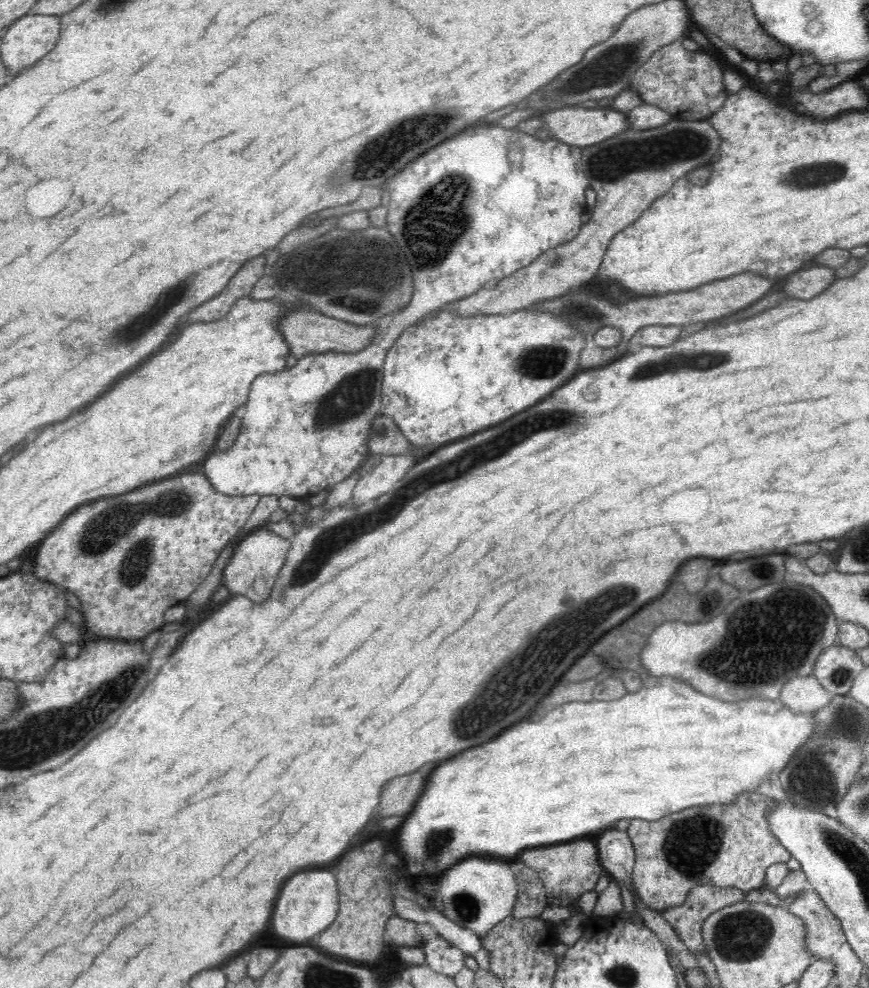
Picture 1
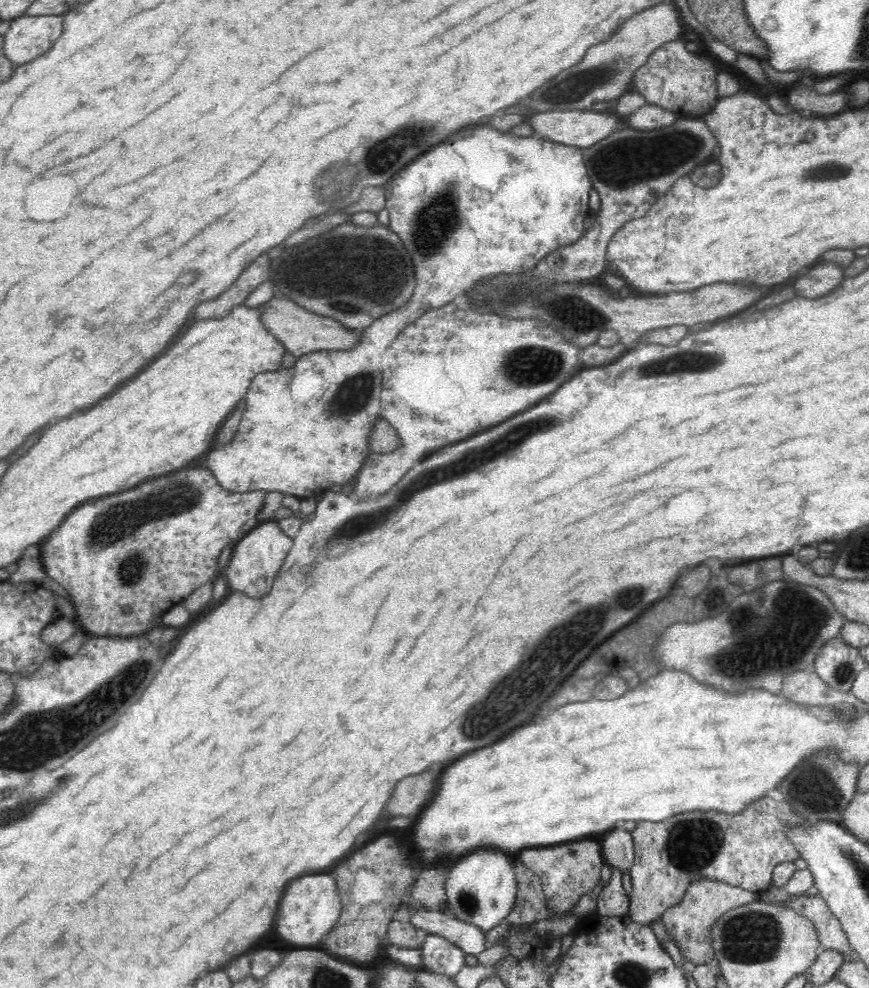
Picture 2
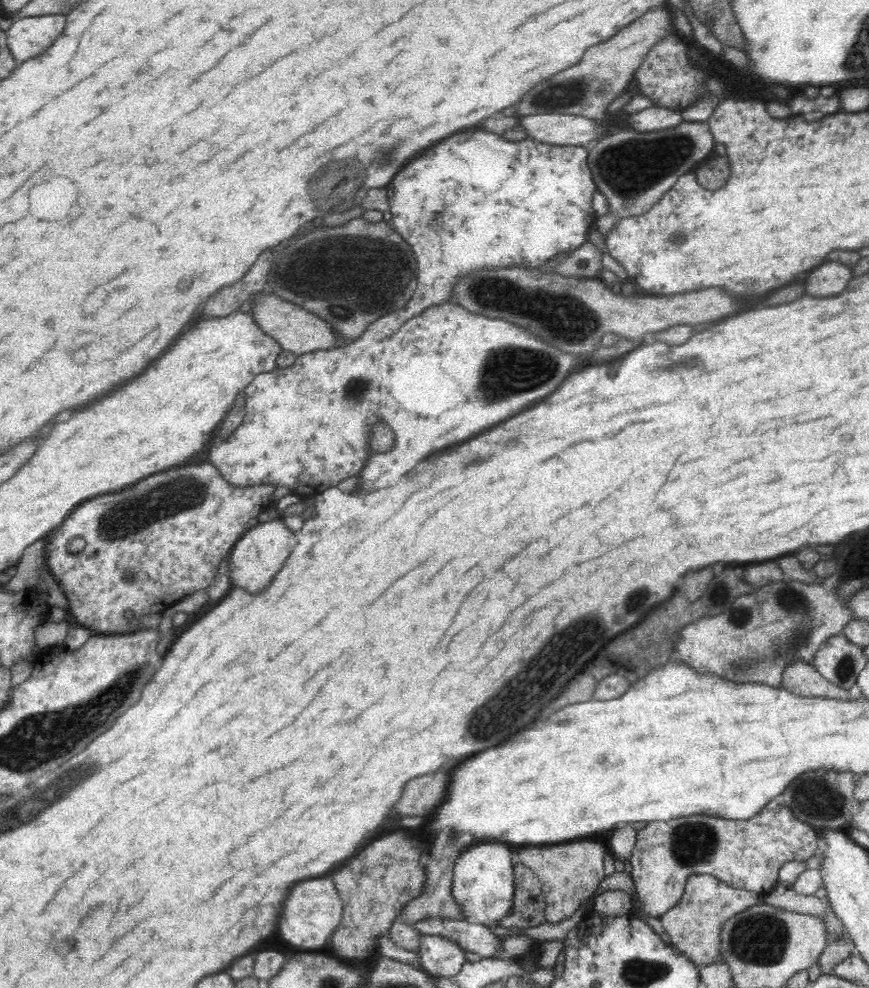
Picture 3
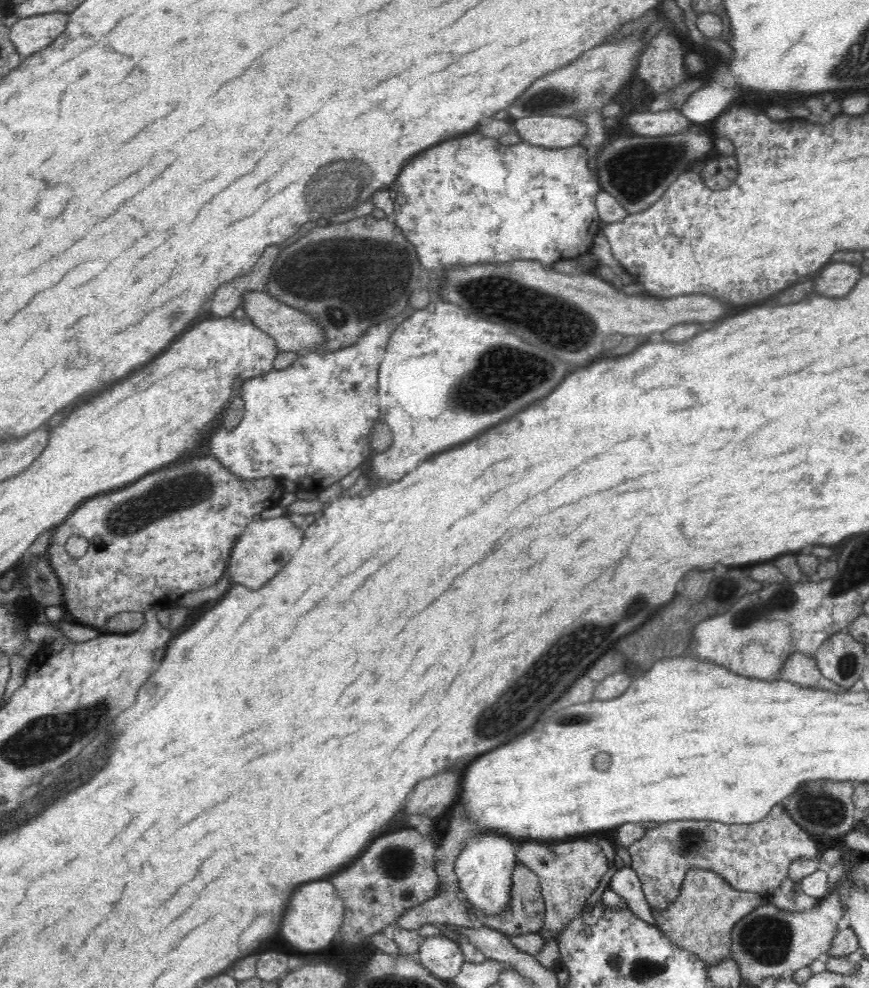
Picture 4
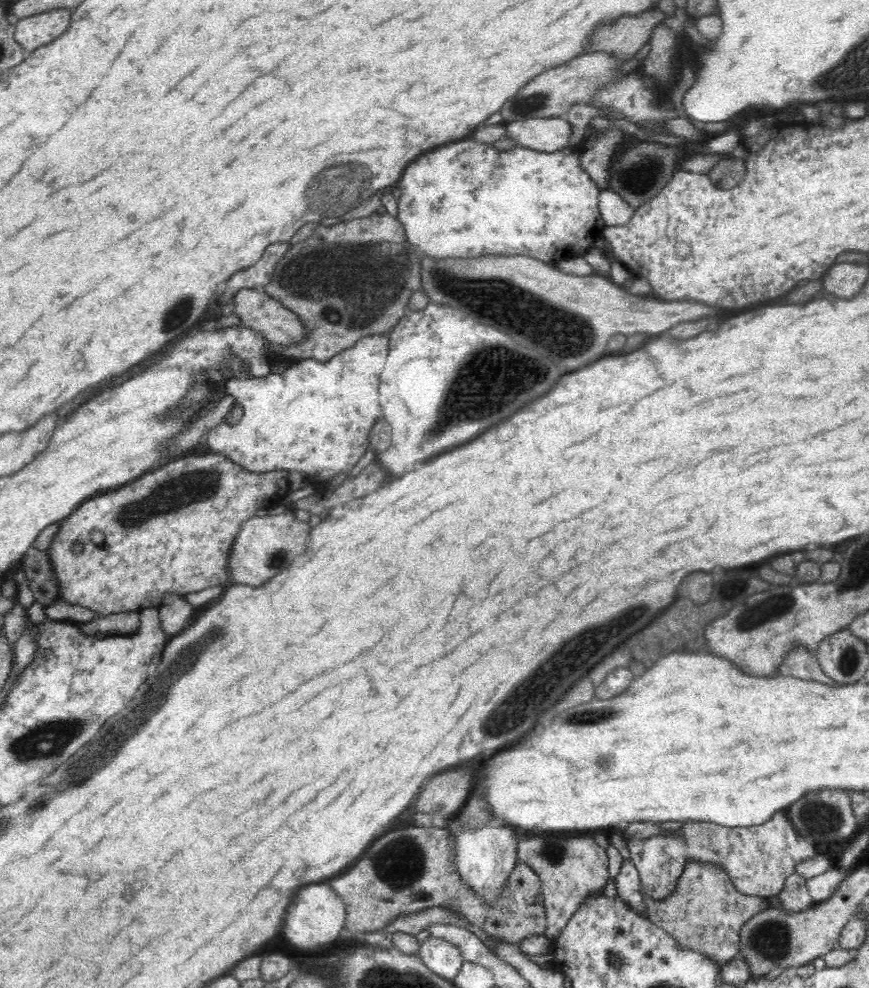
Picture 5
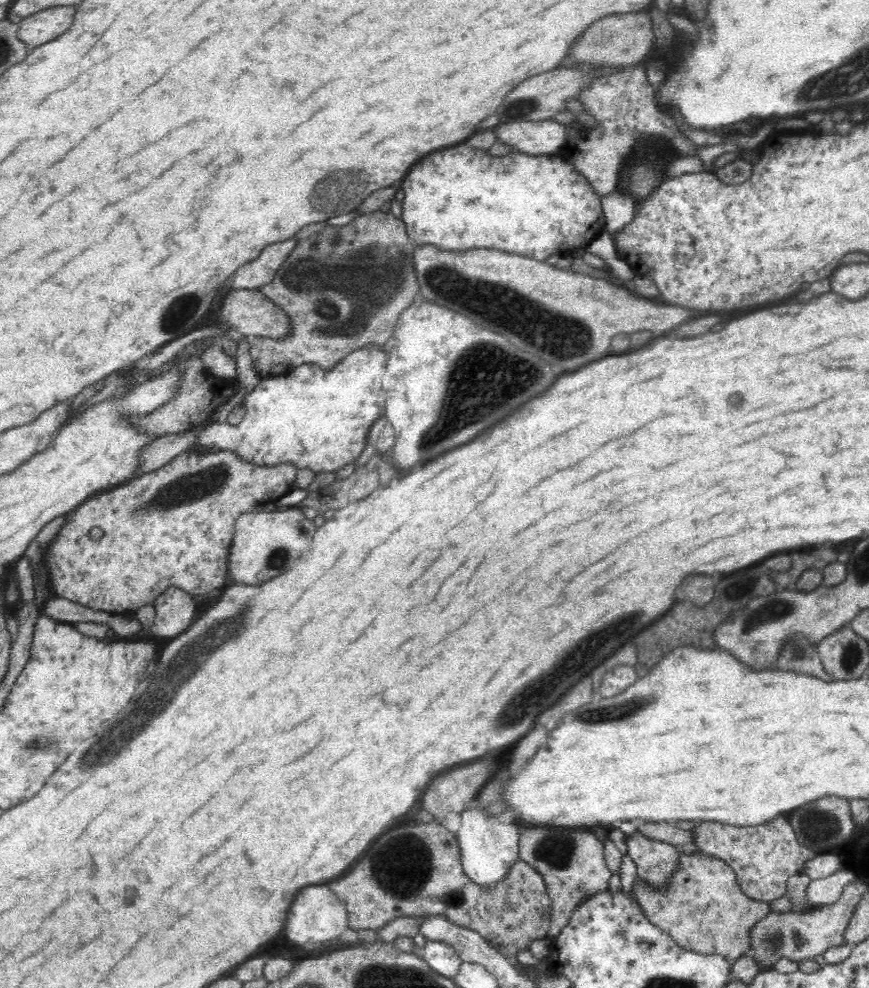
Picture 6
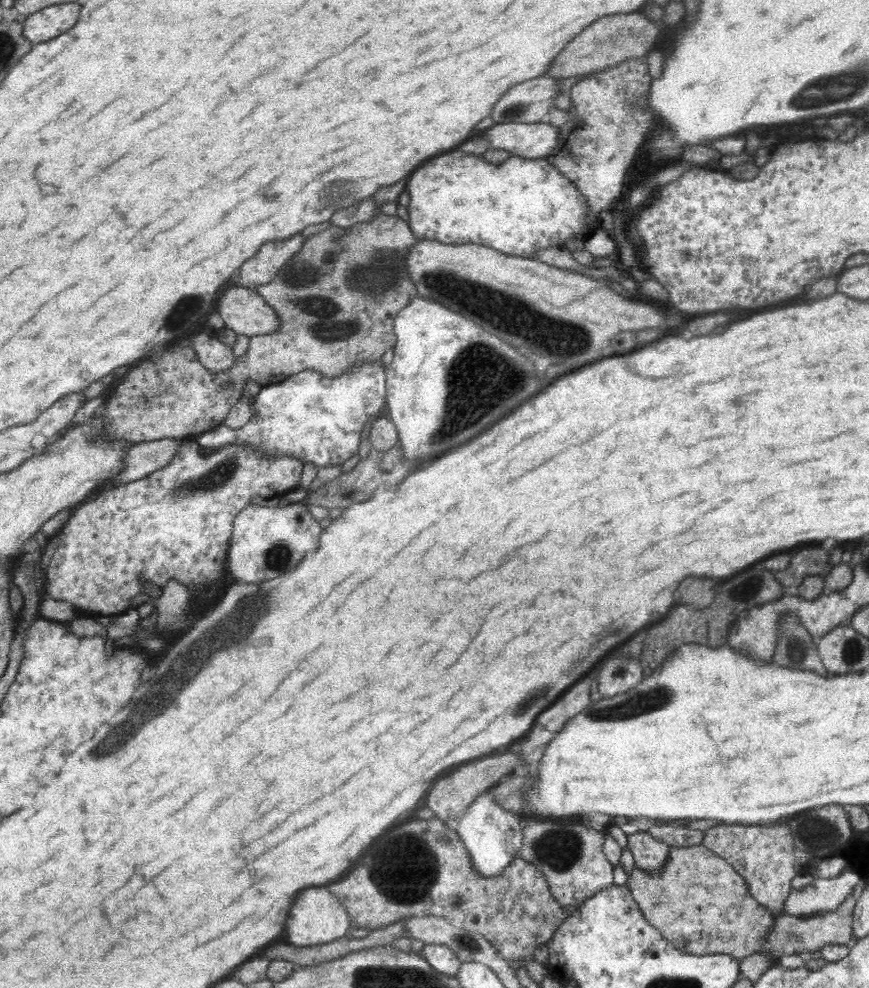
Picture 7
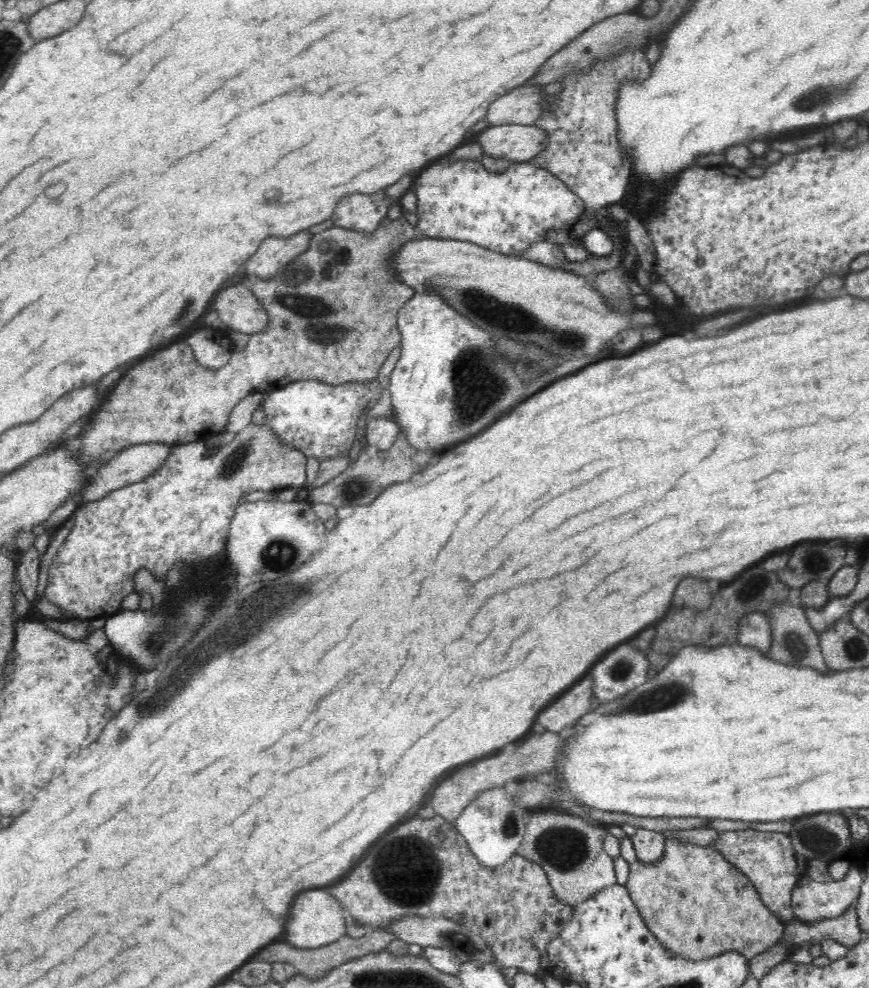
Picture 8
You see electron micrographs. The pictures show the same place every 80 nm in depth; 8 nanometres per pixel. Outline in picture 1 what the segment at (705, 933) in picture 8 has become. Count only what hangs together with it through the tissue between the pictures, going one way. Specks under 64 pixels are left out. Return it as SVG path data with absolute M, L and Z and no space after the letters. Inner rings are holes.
M696 886L692 889L681 906L667 908L662 914L684 945L696 954L706 952L701 933L706 918L712 912L743 902L746 893L737 888L719 886Z

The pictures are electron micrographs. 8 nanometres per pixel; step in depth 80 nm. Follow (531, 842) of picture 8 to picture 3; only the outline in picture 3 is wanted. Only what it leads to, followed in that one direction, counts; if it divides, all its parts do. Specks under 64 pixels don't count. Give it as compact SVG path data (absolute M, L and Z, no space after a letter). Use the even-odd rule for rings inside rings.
M568 842L568 844L554 844L554 846L530 846L518 852L520 860L515 858L515 861L522 862L537 874L547 904L546 921L554 923L570 918L606 878L604 872L606 853L606 846L603 843Z

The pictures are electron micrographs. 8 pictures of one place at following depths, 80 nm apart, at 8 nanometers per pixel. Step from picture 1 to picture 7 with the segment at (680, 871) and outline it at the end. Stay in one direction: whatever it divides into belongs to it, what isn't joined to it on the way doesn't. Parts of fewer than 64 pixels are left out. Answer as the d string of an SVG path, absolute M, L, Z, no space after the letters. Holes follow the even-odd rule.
M721 823L704 830L702 845L725 859L747 884L750 895L774 916L784 914L784 902L792 892L791 880L807 872L813 855L795 846L788 823L741 825ZM641 831L628 835L628 851L632 852L635 868L654 877L660 875L669 862L671 847Z

